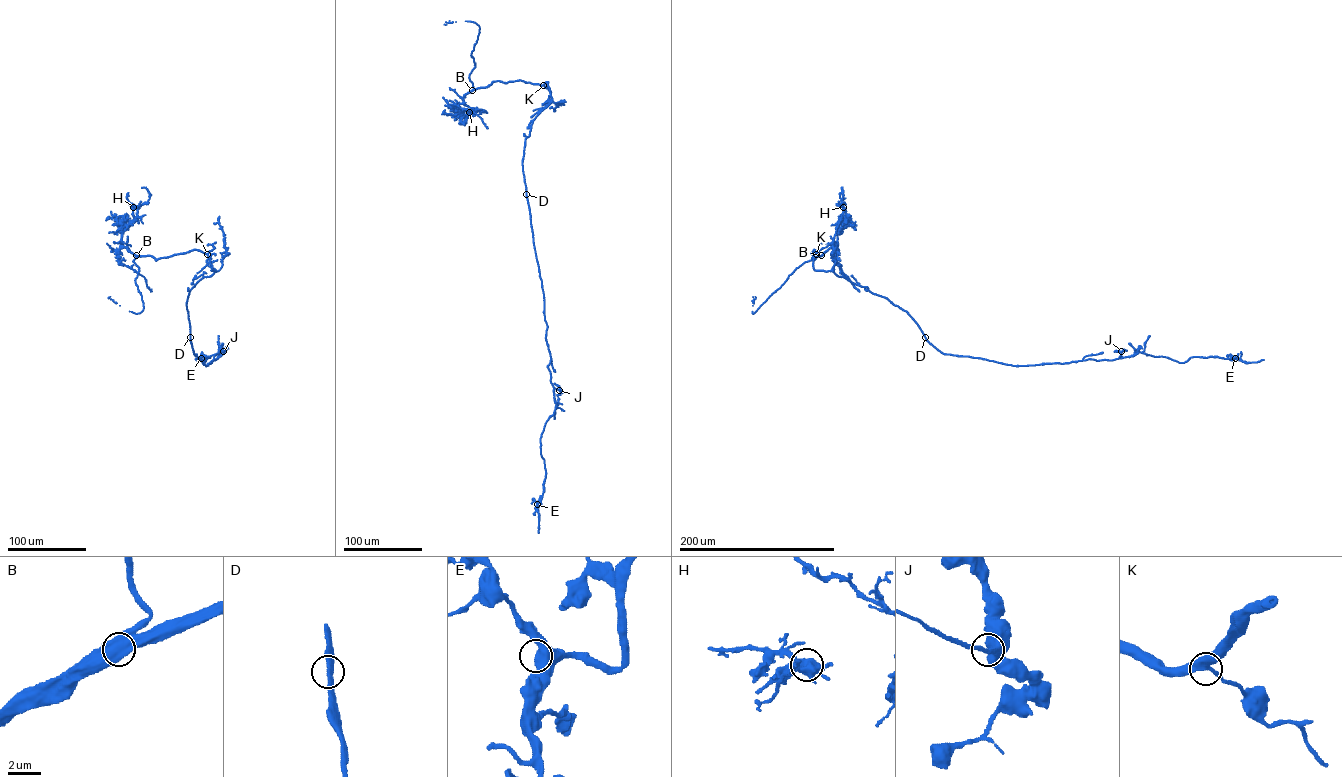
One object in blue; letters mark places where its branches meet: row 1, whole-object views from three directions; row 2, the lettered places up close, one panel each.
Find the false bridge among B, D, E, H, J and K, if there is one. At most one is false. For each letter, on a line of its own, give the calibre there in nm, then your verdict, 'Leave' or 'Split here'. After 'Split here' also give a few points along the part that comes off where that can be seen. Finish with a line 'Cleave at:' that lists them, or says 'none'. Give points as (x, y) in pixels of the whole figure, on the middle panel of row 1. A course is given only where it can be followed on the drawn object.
B: Thickness 750 nm. Leave
D: Thickness 320 nm. Leave
E: Thickness 650 nm. Leave
H: Thickness 260 nm. Leave
J: Thickness 600 nm. Leave
K: Thickness 420 nm. Leave
Cleave at: none

